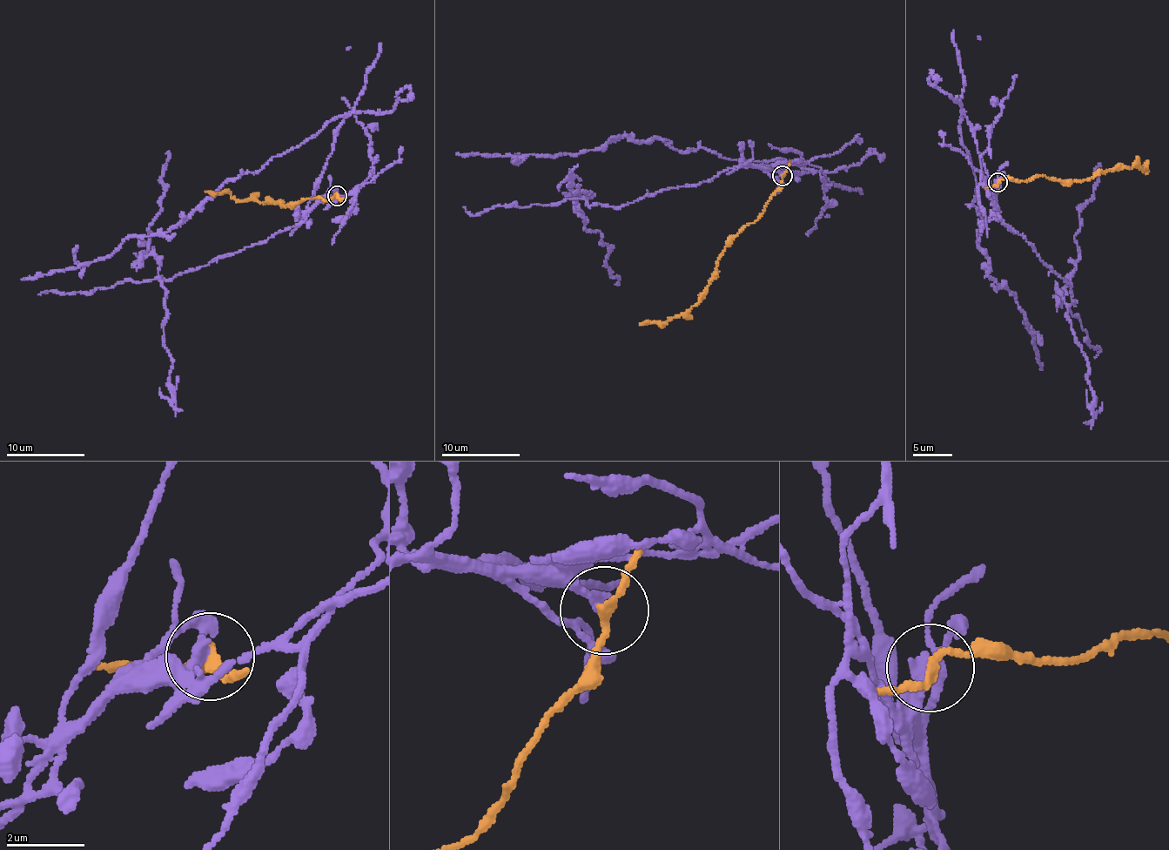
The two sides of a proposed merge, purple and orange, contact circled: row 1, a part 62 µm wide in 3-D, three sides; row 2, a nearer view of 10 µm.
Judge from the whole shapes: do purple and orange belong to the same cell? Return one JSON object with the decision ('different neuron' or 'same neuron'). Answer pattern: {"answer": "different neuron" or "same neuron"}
{"answer": "different neuron"}

